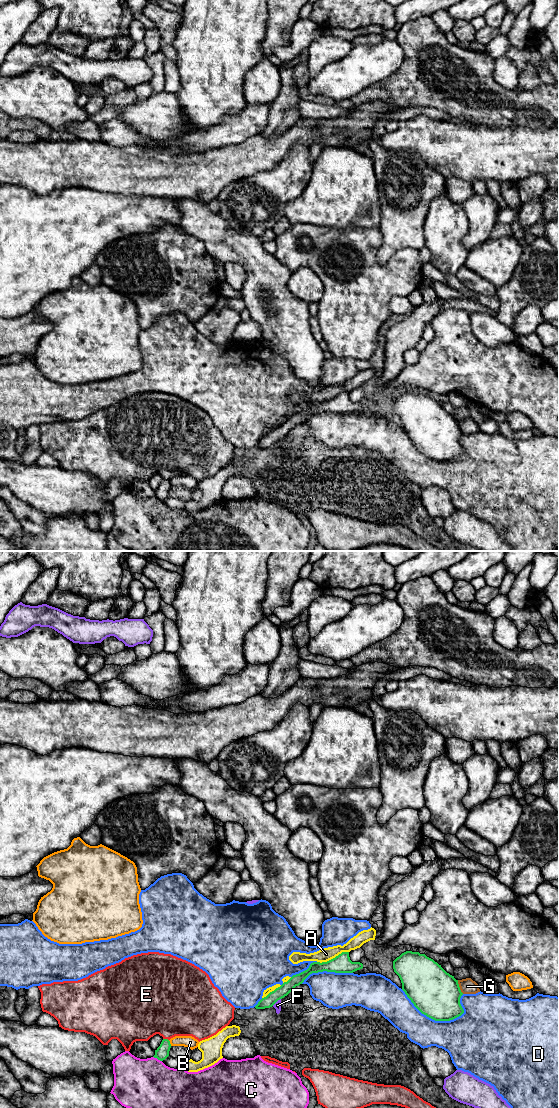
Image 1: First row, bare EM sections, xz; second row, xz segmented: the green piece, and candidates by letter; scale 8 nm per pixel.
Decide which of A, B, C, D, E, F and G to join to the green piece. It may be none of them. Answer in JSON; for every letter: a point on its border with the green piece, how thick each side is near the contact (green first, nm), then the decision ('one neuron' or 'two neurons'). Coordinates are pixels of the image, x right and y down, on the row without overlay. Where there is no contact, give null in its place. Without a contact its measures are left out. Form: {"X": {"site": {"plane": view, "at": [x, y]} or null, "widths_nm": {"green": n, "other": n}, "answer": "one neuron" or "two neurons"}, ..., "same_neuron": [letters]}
{"A": {"site": {"plane": "xz", "at": [333, 398]}, "widths_nm": {"green": 140, "other": 110}, "answer": "two neurons"}, "B": {"site": {"plane": "xz", "at": [169, 483]}, "widths_nm": {"green": 110, "other": 100}, "answer": "two neurons"}, "C": {"site": {"plane": "xz", "at": [157, 498]}, "widths_nm": {"green": 110, "other": 440}, "answer": "two neurons"}, "D": {"site": {"plane": "xz", "at": [431, 458]}, "widths_nm": {"green": 380, "other": 280}, "answer": "two neurons"}, "E": {"site": {"plane": "xz", "at": [166, 479]}, "widths_nm": {"green": 110, "other": 460}, "answer": "two neurons"}, "F": {"site": {"plane": "xz", "at": [276, 441]}, "widths_nm": {"green": 90, "other": 60}, "answer": "two neurons"}, "G": {"site": {"plane": "xz", "at": [459, 427]}, "widths_nm": {"green": 380, "other": 130}, "answer": "two neurons"}, "same_neuron": []}

